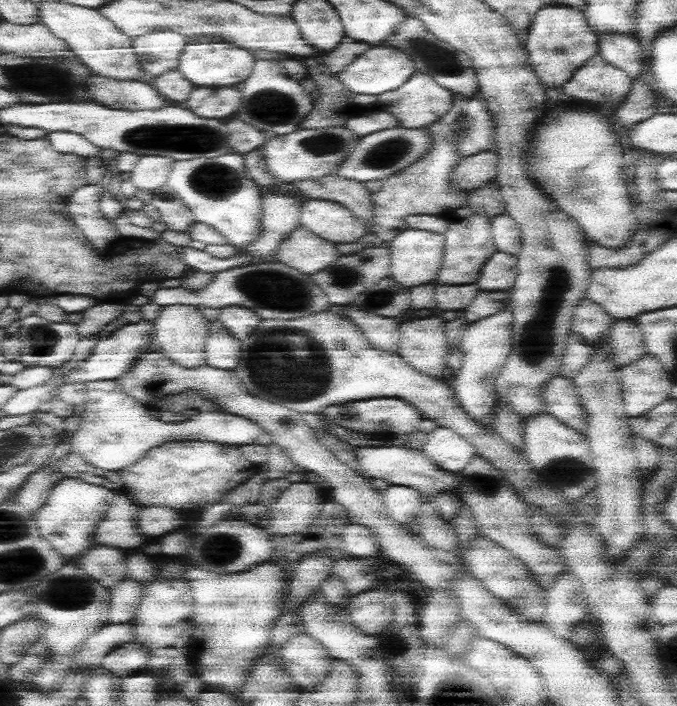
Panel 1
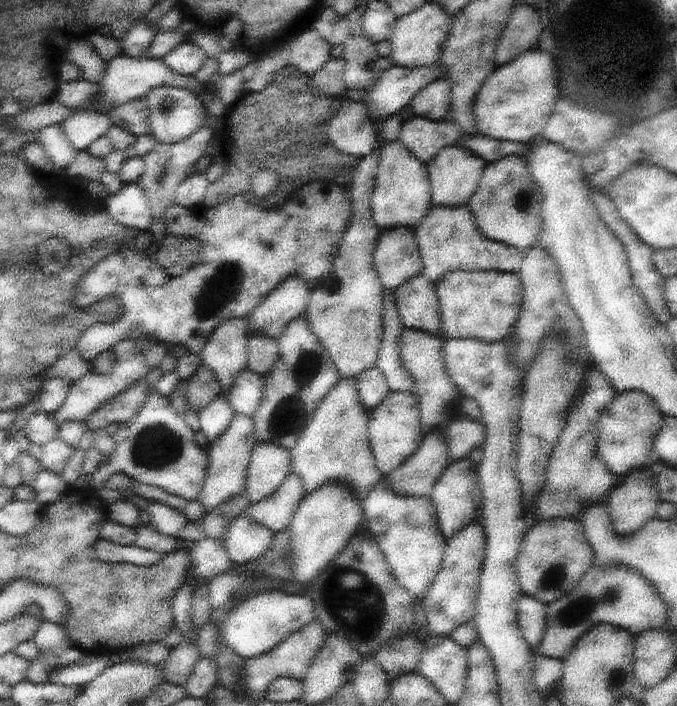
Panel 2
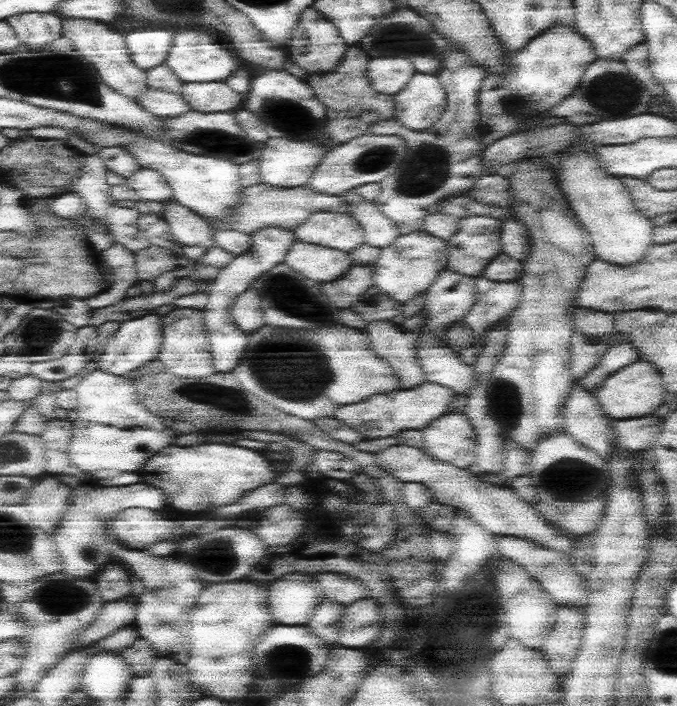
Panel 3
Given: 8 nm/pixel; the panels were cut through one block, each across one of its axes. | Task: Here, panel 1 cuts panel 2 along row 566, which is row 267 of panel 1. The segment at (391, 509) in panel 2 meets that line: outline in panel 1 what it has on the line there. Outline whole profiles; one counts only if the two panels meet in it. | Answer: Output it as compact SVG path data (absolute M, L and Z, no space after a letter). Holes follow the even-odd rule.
M405 230L401 232L395 240L387 242L387 246L391 248L393 254L393 274L391 280L399 282L405 288L413 288L413 286L421 286L421 284L429 284L433 282L439 272L443 270L443 262L447 256L447 248L445 248L445 236L443 234L435 234L431 230Z

